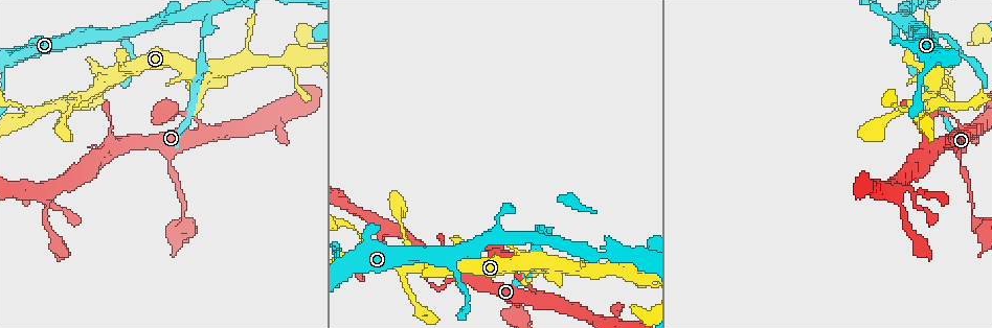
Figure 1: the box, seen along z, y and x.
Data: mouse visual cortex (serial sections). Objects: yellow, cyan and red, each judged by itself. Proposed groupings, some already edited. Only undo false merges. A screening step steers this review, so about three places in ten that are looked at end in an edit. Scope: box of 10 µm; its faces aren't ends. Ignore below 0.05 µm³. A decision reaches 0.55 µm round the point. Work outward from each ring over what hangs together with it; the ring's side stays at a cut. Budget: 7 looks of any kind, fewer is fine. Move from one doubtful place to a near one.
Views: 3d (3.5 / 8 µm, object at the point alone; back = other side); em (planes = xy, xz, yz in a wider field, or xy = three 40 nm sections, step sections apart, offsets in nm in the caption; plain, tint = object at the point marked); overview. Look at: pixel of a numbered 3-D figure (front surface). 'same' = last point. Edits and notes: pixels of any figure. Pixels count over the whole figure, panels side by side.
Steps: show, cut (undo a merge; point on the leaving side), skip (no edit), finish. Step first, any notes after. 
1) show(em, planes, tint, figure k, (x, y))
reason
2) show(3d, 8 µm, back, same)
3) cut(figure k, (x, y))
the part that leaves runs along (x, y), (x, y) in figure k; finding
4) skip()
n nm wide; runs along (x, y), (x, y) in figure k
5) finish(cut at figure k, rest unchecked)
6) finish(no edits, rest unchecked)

show(3d, 8 µm, figure 1, (963, 130))
abrupt turn

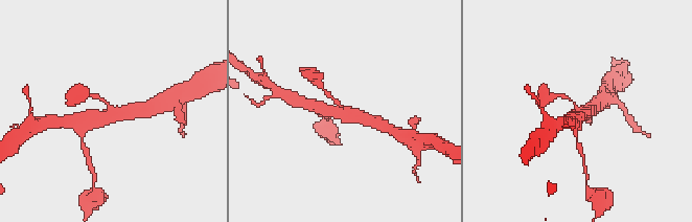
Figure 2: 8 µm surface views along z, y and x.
show(em, xy, step 5, tint, same)
3 arms; arms of 150, 400, 450 nm; need the tissue

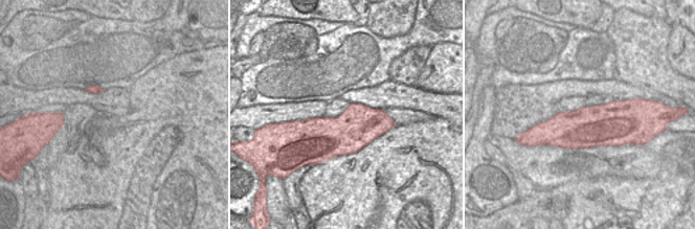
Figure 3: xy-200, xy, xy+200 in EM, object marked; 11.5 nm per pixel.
skip()
runs along (575, 118), (575, 104), (560, 95) in figure 2; continuous, no second cell

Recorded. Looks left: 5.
show(3d, 3.5 µm, figure 1, (440, 255))
calibre changes

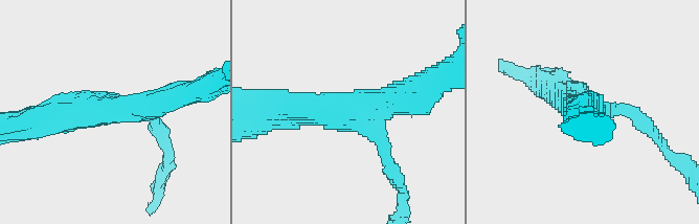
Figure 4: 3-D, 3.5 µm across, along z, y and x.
show(em, xy, step 5, tint, figure 4, (112, 109))
3 arms; arms of 200, 350, 450 nm; need the tissue

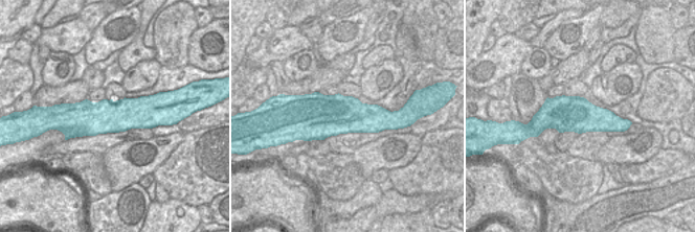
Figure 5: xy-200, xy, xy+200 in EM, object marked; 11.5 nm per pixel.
skip()
runs along (43, 120), (175, 94) in figure 4; continuous, no second cell

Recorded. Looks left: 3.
show(3d, 3.5 µm, back, figure 1, (47, 195))
sharp bend

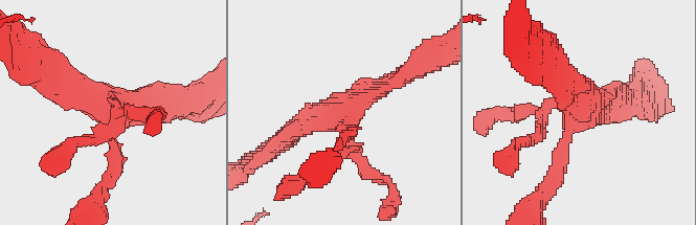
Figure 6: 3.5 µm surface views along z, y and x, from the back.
show(em, xy, step 3, tint, figure 6, (107, 108))
4 arms; arms of 150, 200, 250, 350 nm; shape alone is not enough

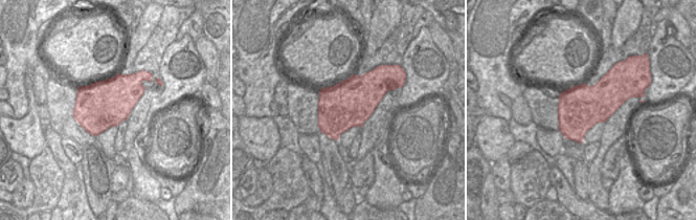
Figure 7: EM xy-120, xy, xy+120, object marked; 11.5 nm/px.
skip()
runs along (54, 74), (113, 113), (113, 174) in figure 6; one cell here

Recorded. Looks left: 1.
finish(no edits, rest unchecked)

